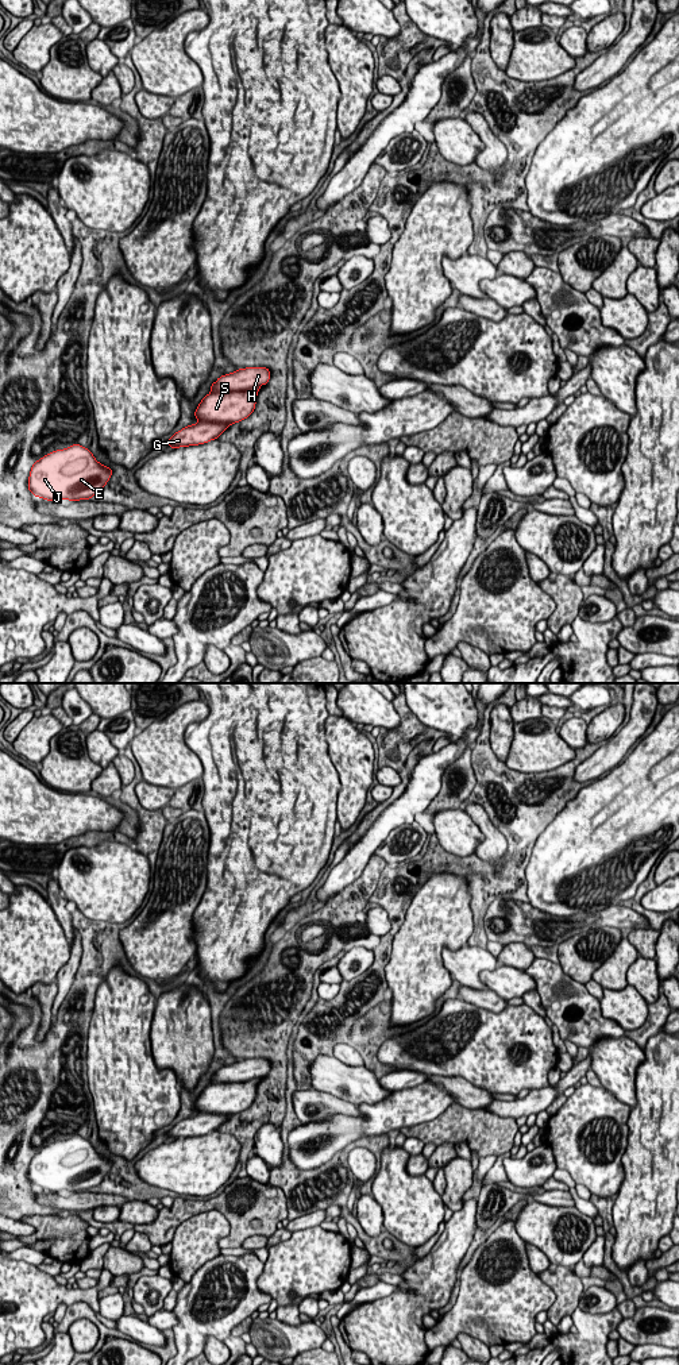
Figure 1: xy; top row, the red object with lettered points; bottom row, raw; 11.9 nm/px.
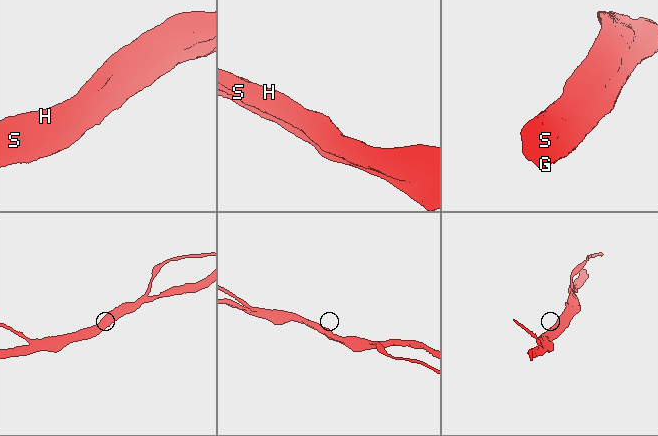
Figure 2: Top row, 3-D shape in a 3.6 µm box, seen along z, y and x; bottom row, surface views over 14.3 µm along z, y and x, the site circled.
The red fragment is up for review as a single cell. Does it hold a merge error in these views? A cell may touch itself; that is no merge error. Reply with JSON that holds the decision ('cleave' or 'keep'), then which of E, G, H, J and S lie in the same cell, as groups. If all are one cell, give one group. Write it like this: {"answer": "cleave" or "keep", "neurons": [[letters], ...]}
{"answer": "cleave", "neurons": [["E", "G", "J", "S"], ["H"]]}

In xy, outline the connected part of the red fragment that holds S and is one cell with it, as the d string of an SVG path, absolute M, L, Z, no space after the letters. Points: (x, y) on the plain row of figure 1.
M256 1077L242 1083L209 1084L194 1103L198 1114L175 1123L167 1135L170 1140L178 1140L217 1130L231 1115L247 1110L254 1103L259 1081Z

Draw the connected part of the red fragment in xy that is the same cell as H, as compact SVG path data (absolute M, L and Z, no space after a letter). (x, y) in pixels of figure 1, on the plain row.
M266 1059L239 1060L231 1065L221 1067L211 1076L211 1084L216 1083L242 1083L261 1076L270 1071L270 1061Z

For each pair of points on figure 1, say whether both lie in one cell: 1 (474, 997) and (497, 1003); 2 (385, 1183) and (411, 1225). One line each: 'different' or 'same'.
1: same
2: same

